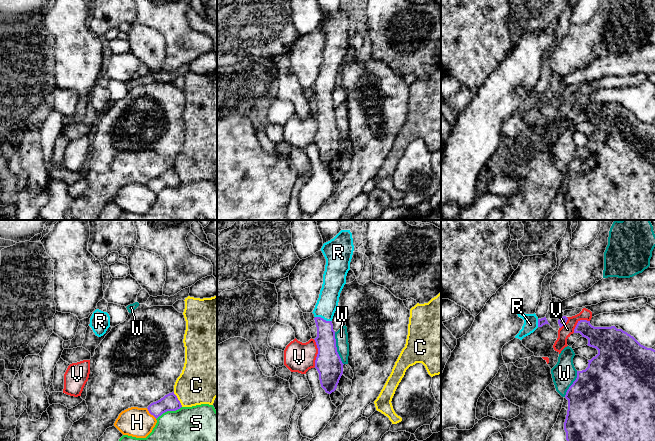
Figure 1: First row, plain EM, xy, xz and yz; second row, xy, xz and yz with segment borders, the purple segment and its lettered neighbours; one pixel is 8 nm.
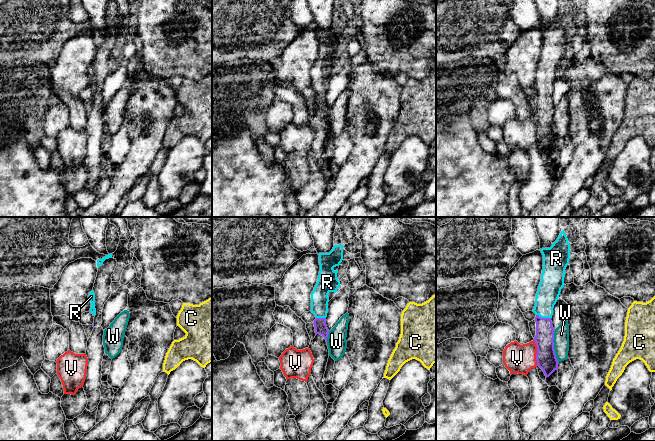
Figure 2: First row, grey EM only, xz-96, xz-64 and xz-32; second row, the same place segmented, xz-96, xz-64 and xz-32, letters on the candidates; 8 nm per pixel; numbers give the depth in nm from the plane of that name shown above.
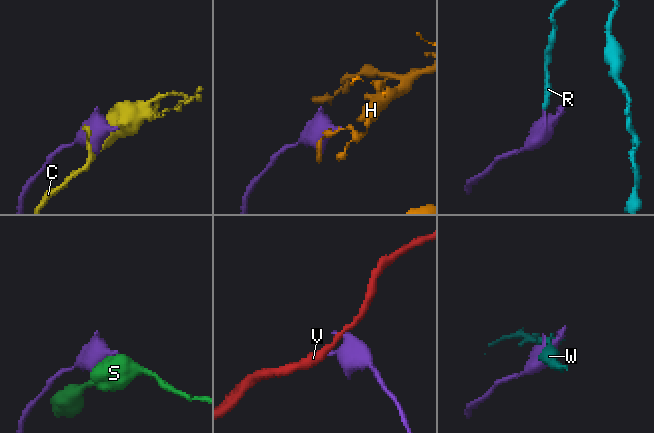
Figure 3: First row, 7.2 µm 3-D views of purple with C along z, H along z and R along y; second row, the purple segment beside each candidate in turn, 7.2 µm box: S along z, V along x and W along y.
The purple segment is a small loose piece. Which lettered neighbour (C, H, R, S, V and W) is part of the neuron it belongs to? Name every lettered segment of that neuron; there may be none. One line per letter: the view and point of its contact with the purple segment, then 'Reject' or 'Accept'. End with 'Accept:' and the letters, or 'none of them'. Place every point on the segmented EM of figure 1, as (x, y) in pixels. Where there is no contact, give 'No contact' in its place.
C: Touches purple at xy (177, 399). Reject
H: Touches purple at xy (151, 414). Reject
R: Touches purple at xz (322, 318). Accept
S: Touches purple at xy (168, 410). Reject
V: Touches purple at xz (318, 353). Reject
W: Touches purple at xz (336, 348). Reject
Accept: R

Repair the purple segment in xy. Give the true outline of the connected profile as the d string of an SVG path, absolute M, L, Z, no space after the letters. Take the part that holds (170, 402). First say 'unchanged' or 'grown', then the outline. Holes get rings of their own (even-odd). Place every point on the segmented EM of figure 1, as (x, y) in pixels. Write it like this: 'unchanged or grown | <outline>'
unchanged | M174 392L165 395L160 400L151 403L148 406L148 411L156 419L167 411L176 411L182 407L180 401Z

